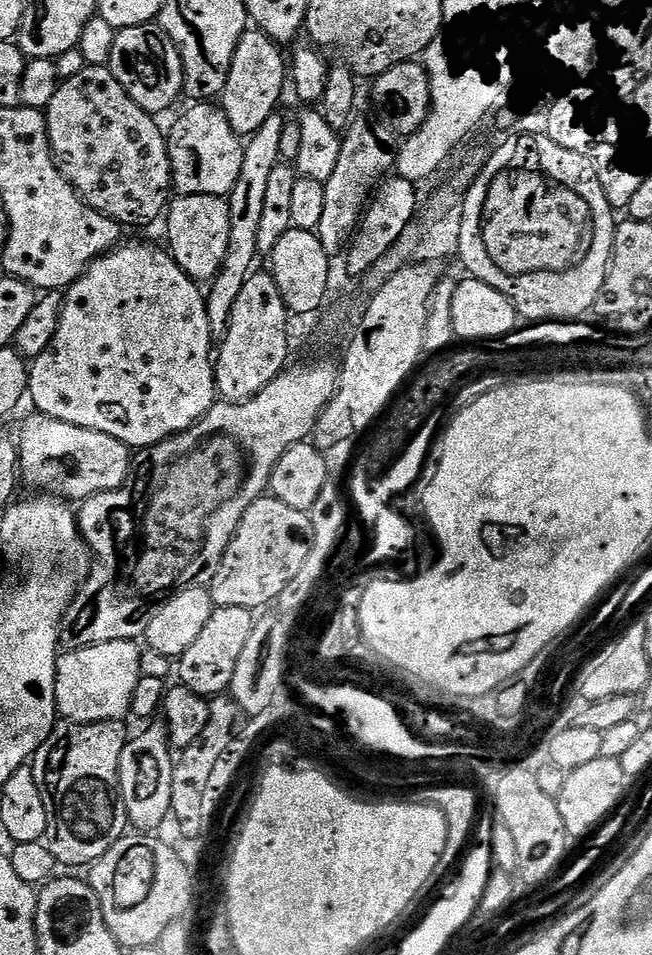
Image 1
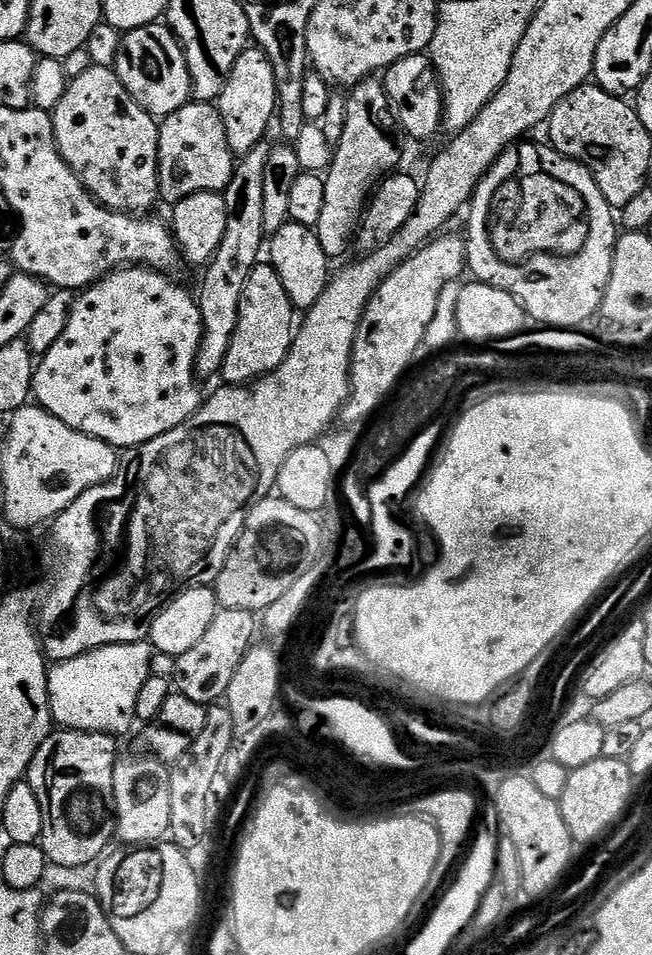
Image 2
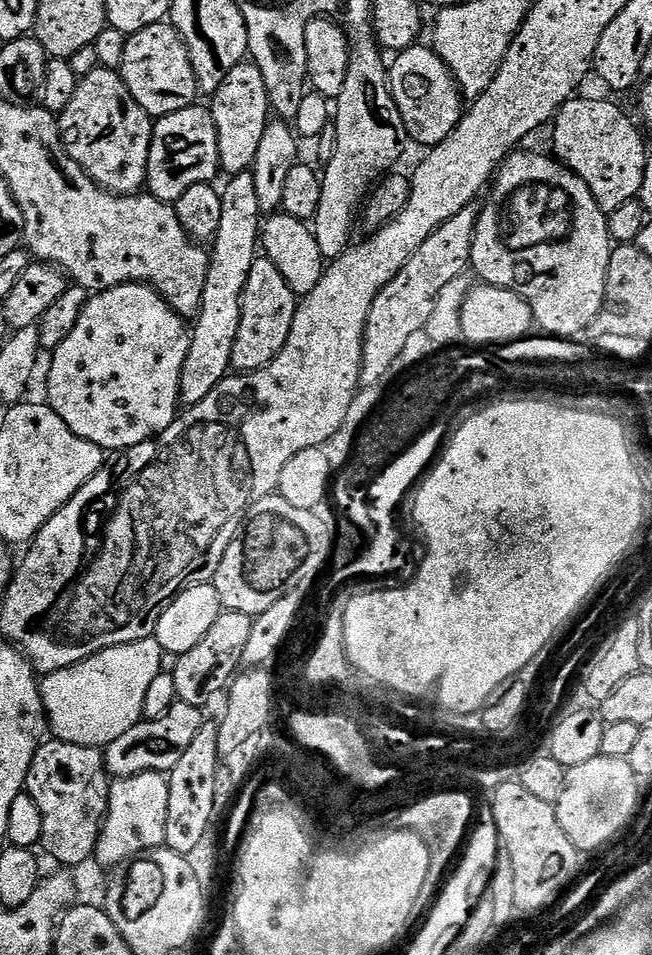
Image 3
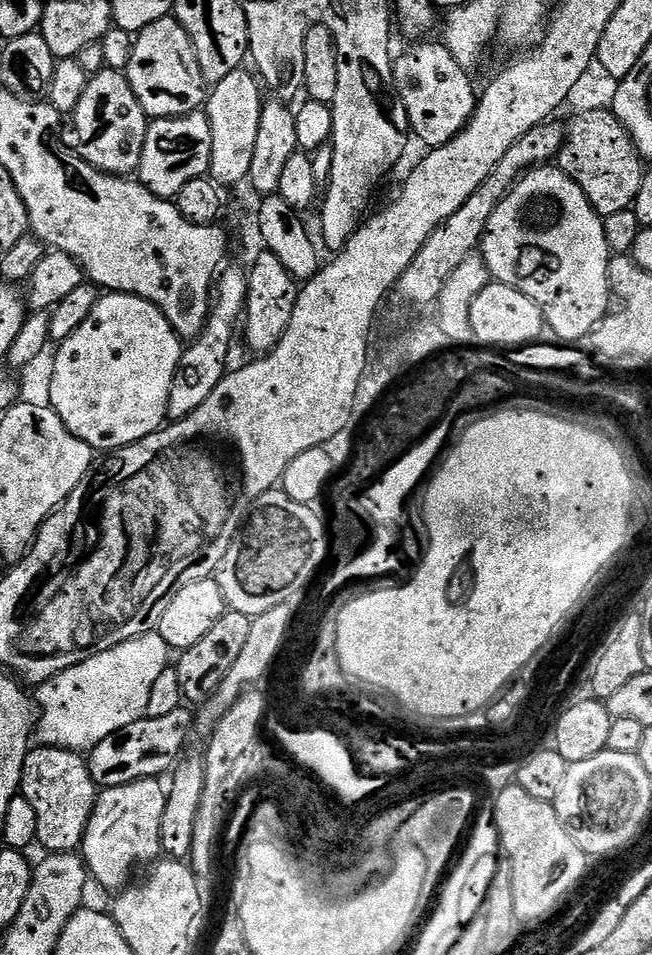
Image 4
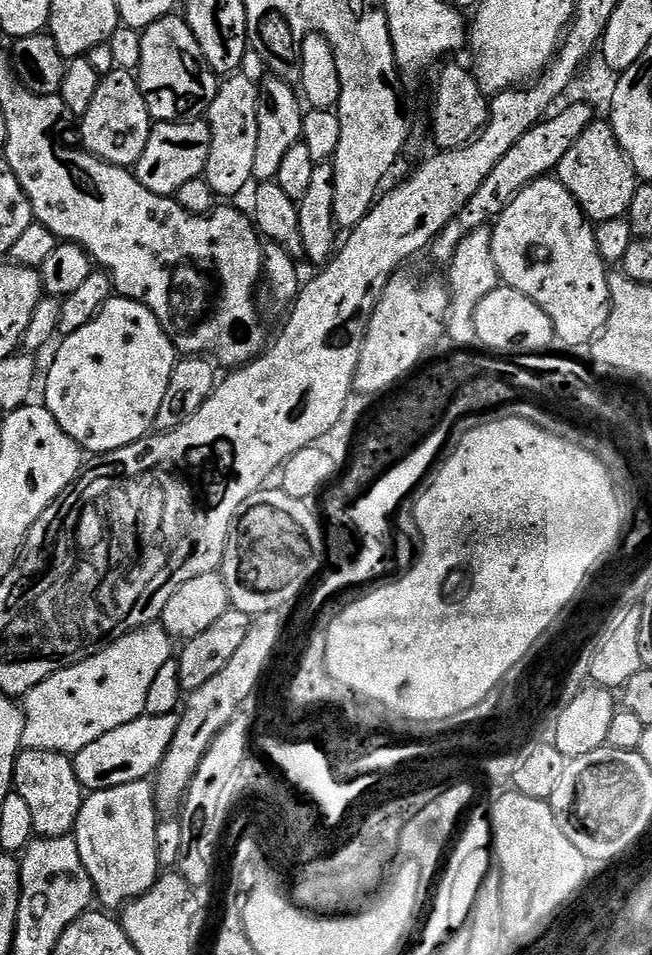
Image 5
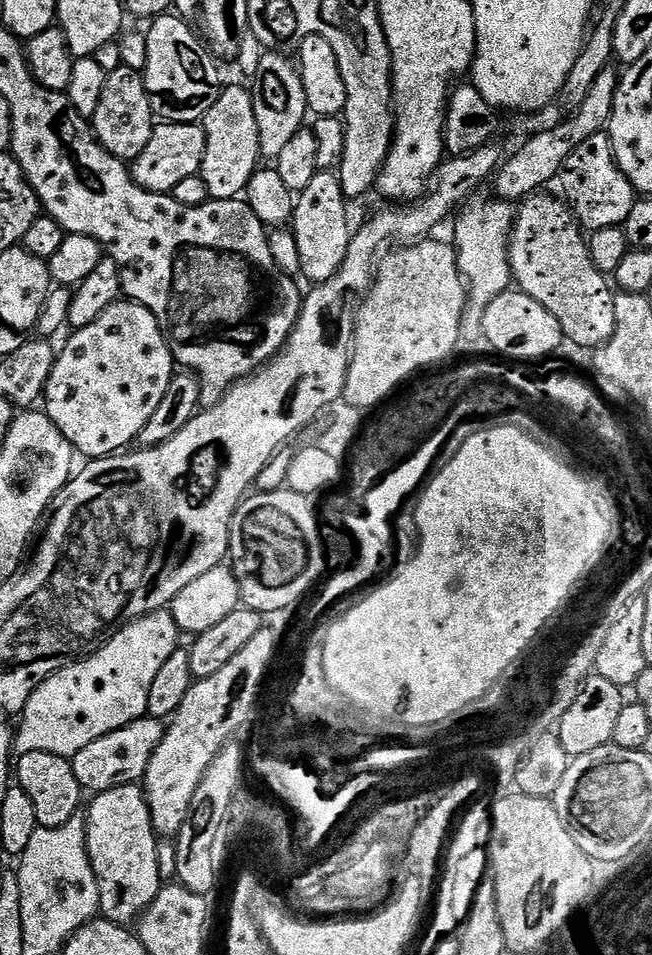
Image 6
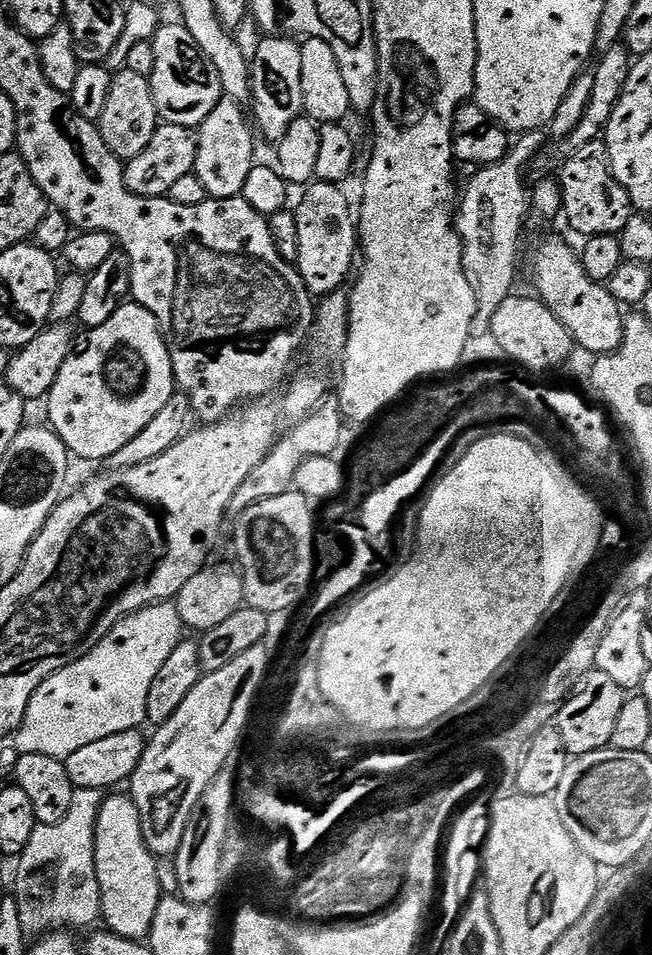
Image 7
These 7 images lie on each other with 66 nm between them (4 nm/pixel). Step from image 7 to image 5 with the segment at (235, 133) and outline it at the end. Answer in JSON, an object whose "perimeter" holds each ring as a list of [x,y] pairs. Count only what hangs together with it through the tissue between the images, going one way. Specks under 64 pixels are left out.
{"perimeter":[[[229,75],[221,83],[206,117],[212,141],[203,179],[208,181],[210,190],[214,190],[220,198],[238,195],[254,180],[254,154],[258,151],[260,89],[255,79],[252,81],[250,77],[244,75]]]}

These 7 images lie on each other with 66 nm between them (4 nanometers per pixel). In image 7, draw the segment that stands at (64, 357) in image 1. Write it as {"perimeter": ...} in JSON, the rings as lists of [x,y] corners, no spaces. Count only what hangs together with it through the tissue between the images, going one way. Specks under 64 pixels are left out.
{"perimeter":[[[138,303],[121,304],[107,322],[102,322],[102,326],[87,329],[83,334],[84,340],[75,341],[62,370],[58,370],[54,386],[48,391],[47,423],[58,434],[58,438],[62,438],[73,457],[107,462],[158,415],[158,410],[162,410],[166,402],[170,402],[173,392],[177,391],[176,379],[158,322],[150,310]]]}

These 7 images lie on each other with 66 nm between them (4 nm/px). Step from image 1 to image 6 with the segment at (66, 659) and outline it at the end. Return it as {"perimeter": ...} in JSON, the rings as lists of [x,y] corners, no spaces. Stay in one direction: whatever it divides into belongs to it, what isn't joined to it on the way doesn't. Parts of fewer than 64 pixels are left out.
{"perimeter":[[[168,610],[151,612],[149,616],[125,624],[87,660],[68,664],[36,687],[19,717],[20,729],[17,727],[14,732],[15,751],[20,754],[45,752],[71,758],[85,749],[90,742],[95,742],[112,731],[121,731],[128,723],[144,718],[148,711],[150,686],[154,683],[158,670],[162,670],[166,658],[170,658],[170,654],[176,652],[181,643],[180,639],[182,633],[176,627],[171,611]]]}

